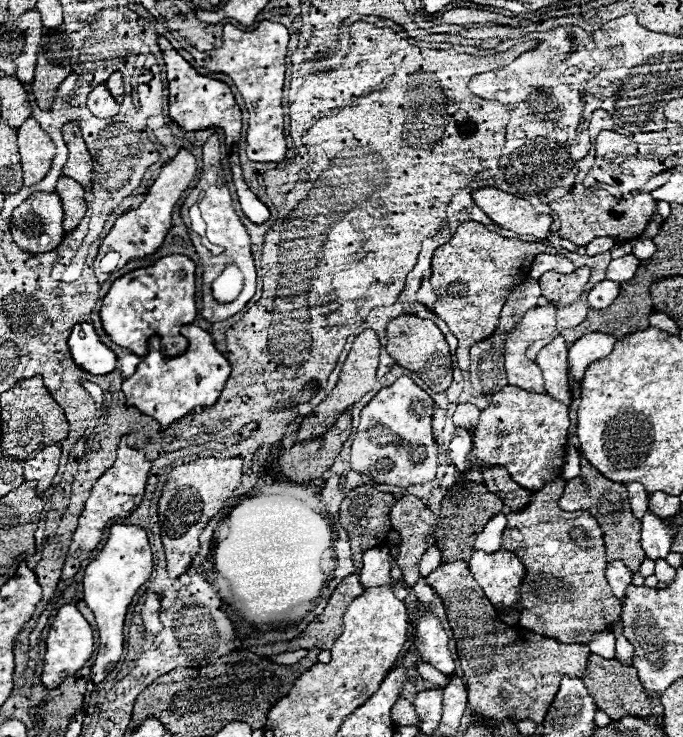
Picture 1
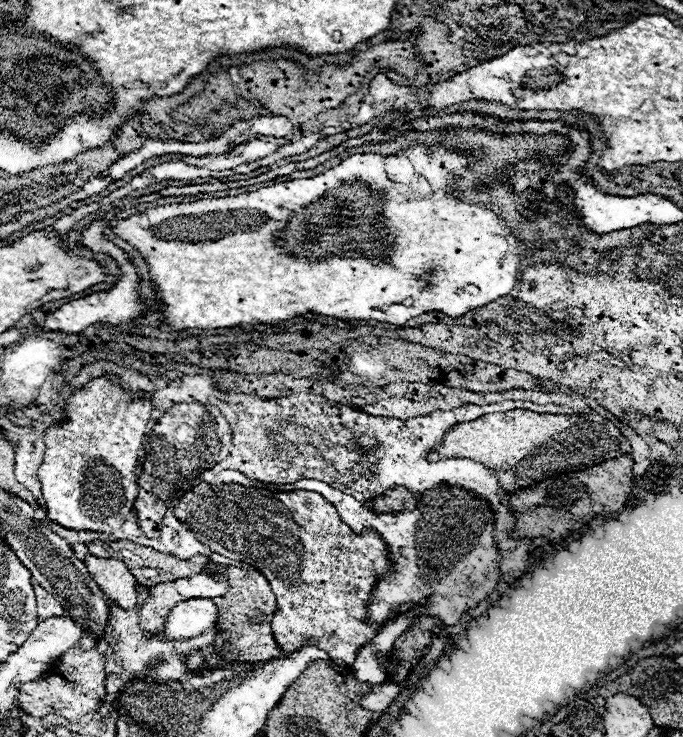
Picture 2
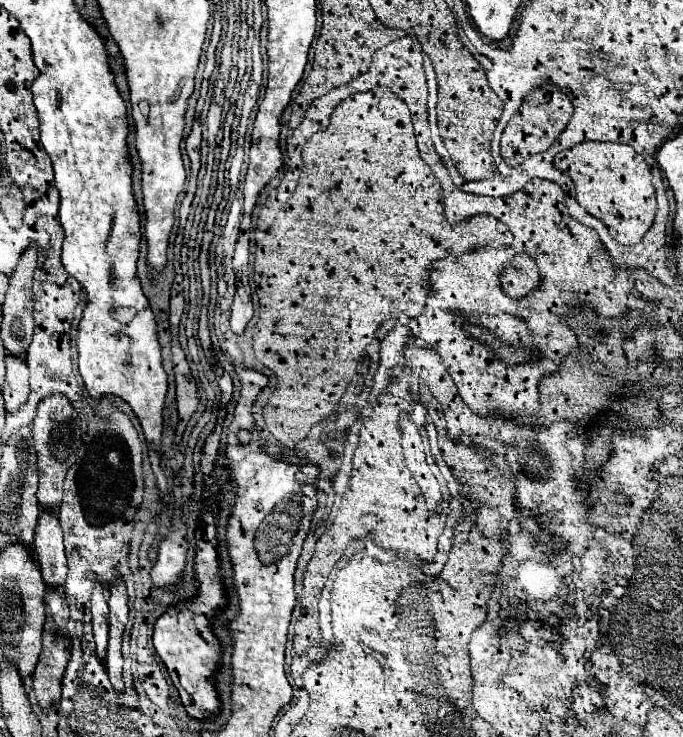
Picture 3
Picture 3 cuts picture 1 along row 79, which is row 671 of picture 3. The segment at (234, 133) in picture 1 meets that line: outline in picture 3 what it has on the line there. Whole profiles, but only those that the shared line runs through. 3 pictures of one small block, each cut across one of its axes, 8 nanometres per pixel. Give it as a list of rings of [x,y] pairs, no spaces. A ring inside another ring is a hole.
[[[204,538],[196,542],[194,554],[194,578],[198,582],[196,596],[180,600],[156,620],[154,624],[154,648],[156,654],[168,668],[170,680],[180,692],[180,700],[192,718],[206,718],[218,712],[220,700],[212,686],[212,674],[220,662],[220,644],[212,634],[208,622],[218,606],[226,604],[224,590],[218,578],[218,558],[216,558],[216,538]]]

